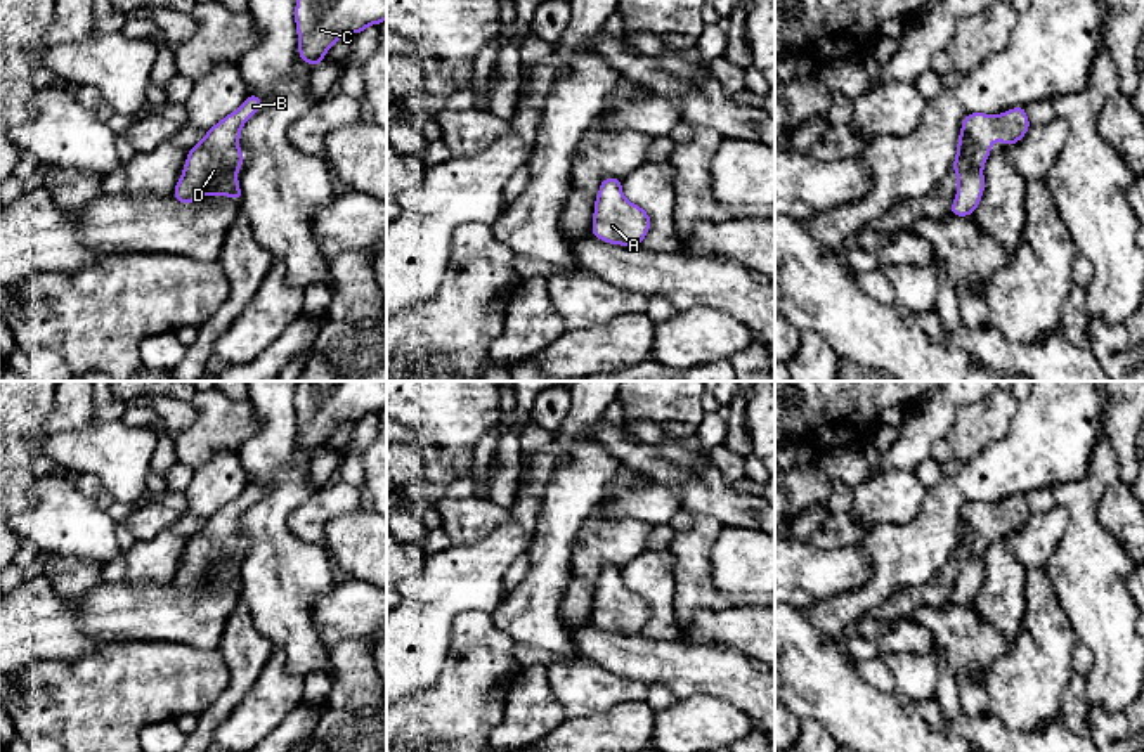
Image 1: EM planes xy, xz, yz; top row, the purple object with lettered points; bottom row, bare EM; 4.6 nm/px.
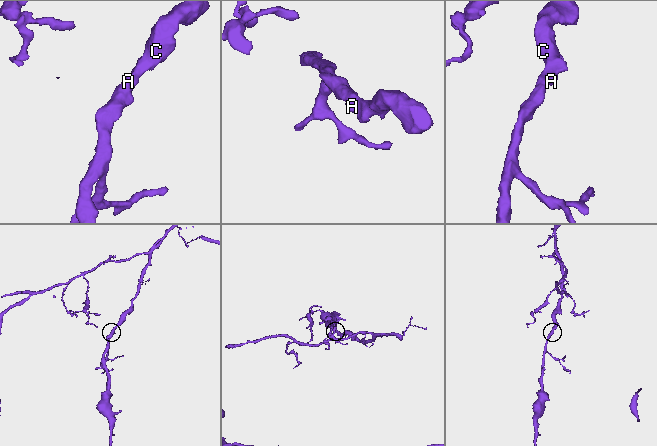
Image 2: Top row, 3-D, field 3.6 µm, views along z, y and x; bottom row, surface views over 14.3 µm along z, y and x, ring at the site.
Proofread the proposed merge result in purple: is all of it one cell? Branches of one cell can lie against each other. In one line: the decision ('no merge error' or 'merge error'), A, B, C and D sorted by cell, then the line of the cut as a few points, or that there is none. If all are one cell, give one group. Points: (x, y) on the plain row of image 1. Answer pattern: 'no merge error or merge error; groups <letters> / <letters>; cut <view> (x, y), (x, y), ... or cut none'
no merge error; groups A B C D; cut none

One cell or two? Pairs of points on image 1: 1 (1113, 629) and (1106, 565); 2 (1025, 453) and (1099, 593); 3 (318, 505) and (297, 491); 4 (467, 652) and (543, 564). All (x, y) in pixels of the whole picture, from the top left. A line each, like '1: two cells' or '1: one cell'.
1: one cell
2: two cells
3: two cells
4: one cell

